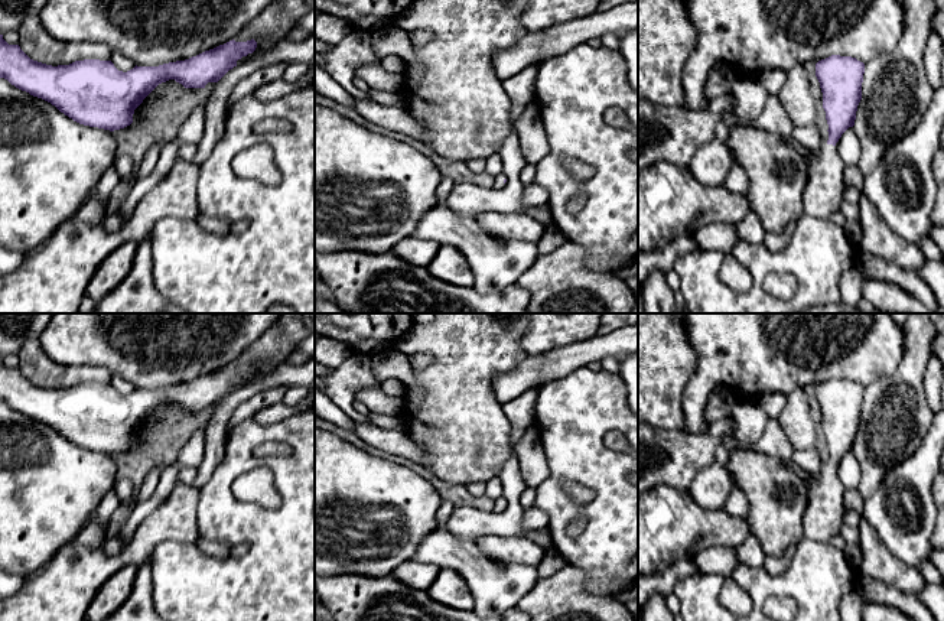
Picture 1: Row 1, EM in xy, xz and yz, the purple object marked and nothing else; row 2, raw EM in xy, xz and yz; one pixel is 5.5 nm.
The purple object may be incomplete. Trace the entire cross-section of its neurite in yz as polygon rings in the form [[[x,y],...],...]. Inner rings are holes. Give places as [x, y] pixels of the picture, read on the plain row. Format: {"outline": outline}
{"outline": [[[831,378],[816,387],[816,400],[823,416],[823,432],[829,448],[829,464],[821,481],[807,487],[803,533],[808,540],[830,543],[843,526],[846,488],[834,469],[842,458],[855,449],[857,429],[862,423],[863,397],[865,387],[852,380]]]}

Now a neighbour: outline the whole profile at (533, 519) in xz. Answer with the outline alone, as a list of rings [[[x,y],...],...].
[[[531,507],[524,511],[521,524],[524,530],[544,529],[549,524],[549,516],[540,508]]]

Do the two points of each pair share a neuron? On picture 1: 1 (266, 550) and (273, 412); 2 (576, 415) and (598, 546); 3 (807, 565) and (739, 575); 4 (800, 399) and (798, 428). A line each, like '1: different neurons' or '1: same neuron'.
1: different neurons
2: same neuron
3: same neuron
4: same neuron

